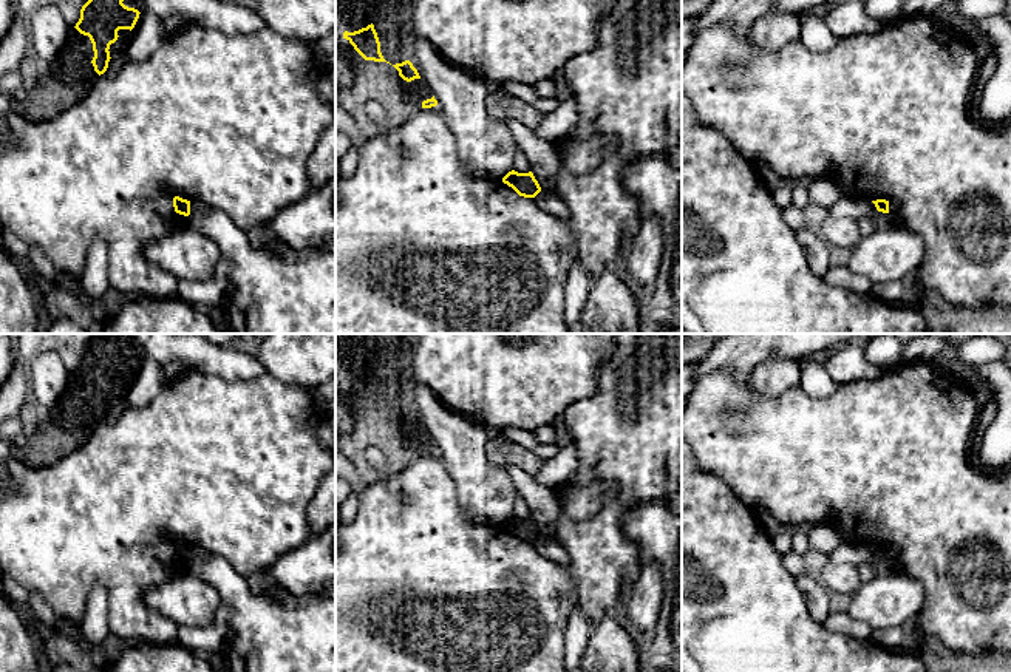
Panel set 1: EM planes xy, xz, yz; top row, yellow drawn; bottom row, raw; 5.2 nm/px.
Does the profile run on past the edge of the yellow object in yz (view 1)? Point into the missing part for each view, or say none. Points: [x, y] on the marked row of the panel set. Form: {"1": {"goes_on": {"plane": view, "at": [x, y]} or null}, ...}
{"1": {"goes_on": null}}

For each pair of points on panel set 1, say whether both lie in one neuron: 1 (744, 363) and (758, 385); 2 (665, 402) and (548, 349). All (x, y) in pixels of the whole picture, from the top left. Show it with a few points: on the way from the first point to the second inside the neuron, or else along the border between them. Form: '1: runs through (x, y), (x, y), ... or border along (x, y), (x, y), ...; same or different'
1: border along (784, 359), (762, 362), (747, 380); different
2: border along (614, 349), (599, 369), (597, 390), (577, 402); different

